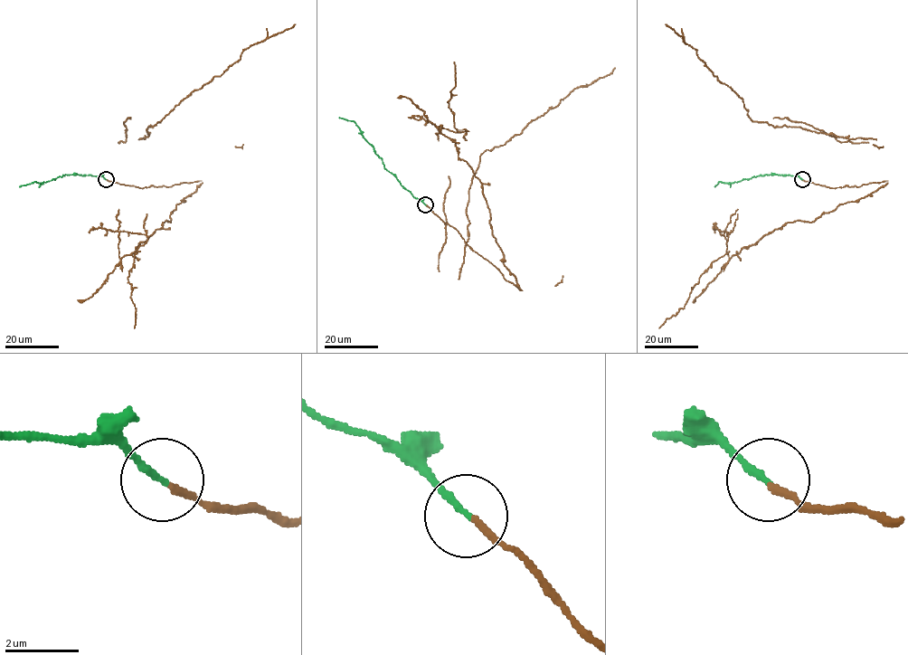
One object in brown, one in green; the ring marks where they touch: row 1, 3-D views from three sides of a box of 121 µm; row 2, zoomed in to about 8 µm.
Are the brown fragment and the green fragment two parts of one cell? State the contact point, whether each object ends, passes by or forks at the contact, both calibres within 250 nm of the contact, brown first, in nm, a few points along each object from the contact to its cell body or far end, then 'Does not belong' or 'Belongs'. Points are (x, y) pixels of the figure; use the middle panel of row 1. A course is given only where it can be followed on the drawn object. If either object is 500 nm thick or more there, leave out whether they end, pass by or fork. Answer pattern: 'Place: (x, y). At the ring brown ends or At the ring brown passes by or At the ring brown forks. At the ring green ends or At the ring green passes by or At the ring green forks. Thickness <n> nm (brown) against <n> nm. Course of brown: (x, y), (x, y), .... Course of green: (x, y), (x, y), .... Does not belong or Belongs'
Place: (425, 204). At the ring brown ends. At the ring green ends. Thickness 170 nm (brown) against 180 nm. Course of brown: (425, 204), (522, 290), (493, 236), (482, 185), (438, 130), (468, 130), (455, 128), (447, 102), (454, 61). Course of green: (425, 204), (415, 198), (385, 168), (355, 123), (339, 117). Does not belong

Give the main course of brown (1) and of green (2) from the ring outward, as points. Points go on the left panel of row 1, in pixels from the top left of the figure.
1: (106, 179), (140, 188), (202, 183), (170, 222), (120, 259), (120, 232), (147, 240), (127, 278), (134, 328)
2: (106, 179), (102, 176), (65, 175), (47, 182), (19, 186)

